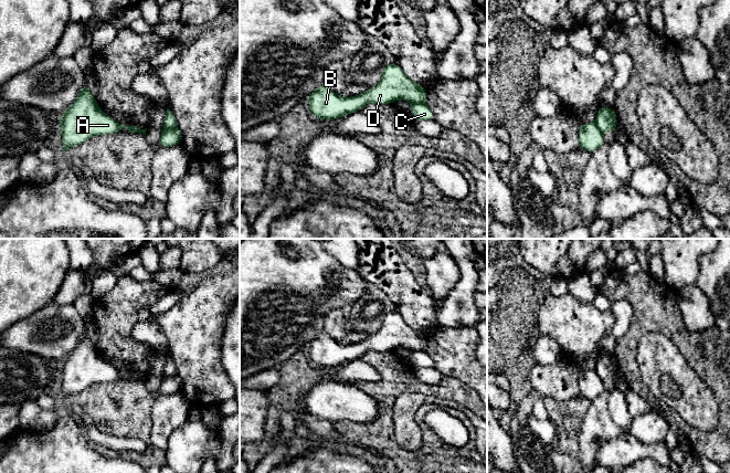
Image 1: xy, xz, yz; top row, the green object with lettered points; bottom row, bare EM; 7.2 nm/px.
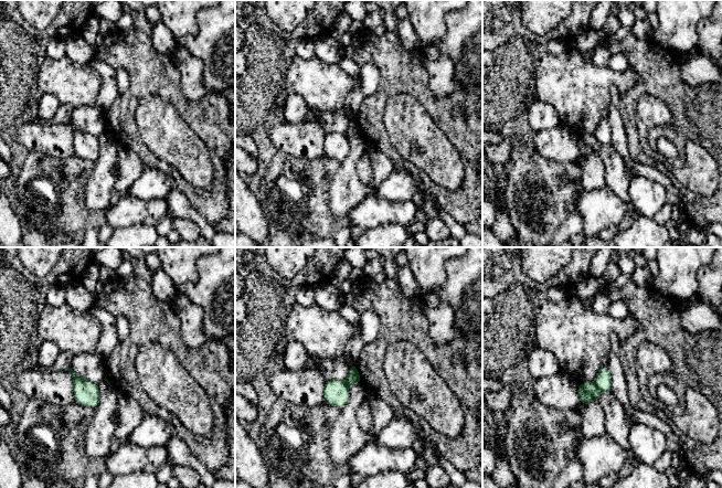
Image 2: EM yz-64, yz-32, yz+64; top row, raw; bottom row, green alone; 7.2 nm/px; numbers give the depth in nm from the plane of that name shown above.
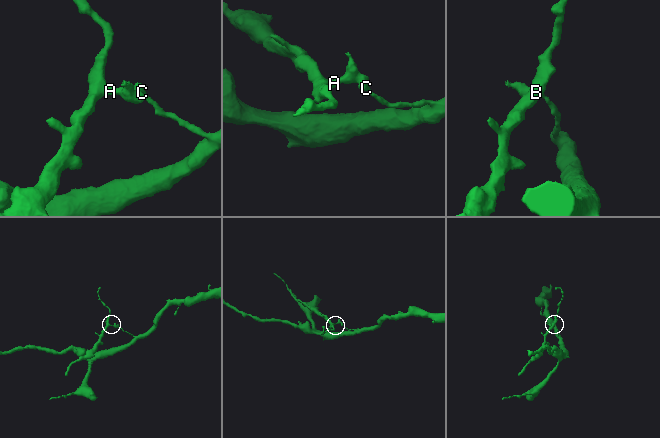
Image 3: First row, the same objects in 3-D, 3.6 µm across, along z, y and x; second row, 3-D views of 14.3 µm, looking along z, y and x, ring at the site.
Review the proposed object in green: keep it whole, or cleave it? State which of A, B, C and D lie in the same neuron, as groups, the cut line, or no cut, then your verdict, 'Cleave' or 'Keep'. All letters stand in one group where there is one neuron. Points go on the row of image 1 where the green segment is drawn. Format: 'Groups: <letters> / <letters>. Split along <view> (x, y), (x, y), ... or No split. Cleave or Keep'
Groups: A B D / C. Split along xy (162, 127), (177, 128). Cleave

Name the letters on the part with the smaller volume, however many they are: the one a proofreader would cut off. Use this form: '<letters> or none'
A, B, D

